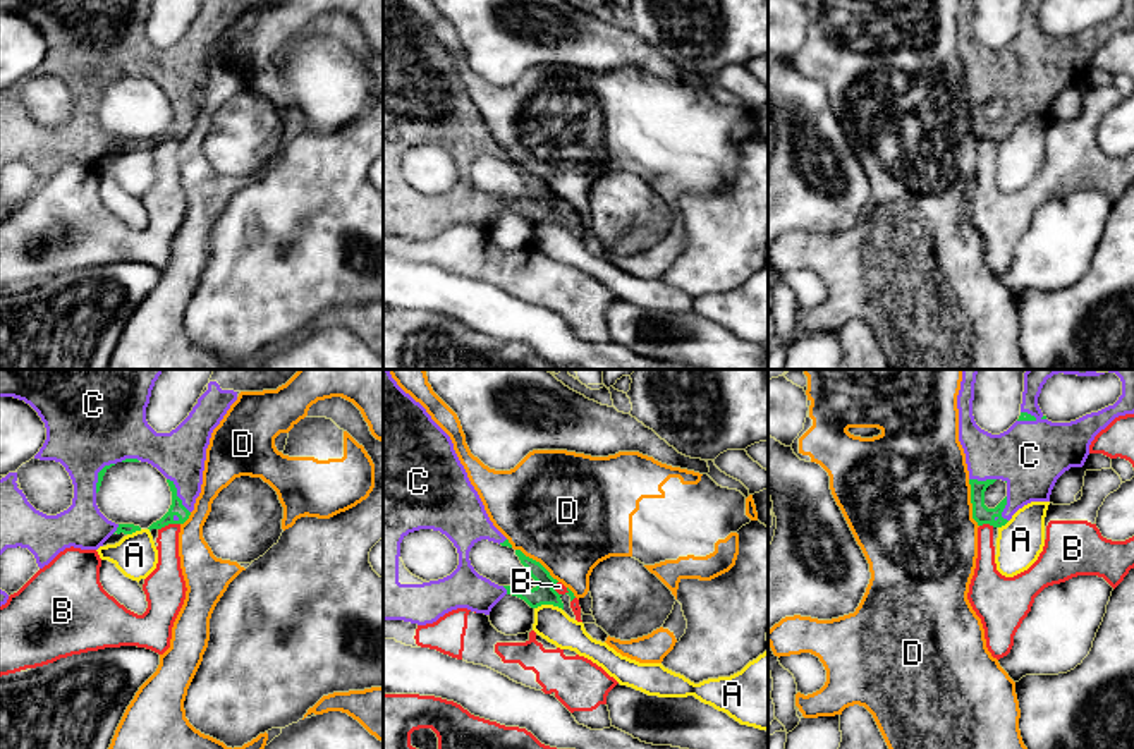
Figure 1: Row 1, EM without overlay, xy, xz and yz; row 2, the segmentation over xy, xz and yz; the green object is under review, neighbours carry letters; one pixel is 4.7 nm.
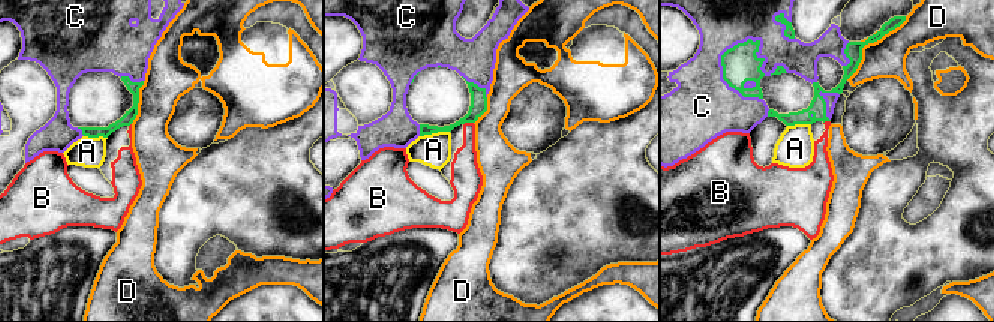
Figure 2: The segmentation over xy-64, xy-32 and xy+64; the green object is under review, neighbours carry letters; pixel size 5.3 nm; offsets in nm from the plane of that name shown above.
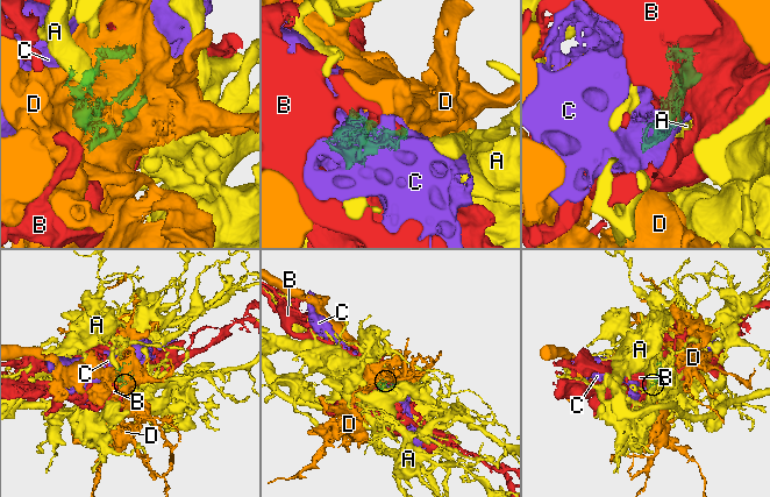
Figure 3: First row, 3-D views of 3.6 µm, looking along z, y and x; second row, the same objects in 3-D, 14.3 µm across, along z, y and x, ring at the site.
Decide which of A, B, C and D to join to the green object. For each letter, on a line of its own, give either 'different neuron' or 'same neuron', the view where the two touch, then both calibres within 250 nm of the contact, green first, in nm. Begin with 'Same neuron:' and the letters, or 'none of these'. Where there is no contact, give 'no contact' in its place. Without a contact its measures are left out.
Same neuron: C
A: different neuron; contact in xz; calibres 100 and 160 nm
B: different neuron; contact in xy; calibres 70 and 140 nm
C: same neuron; contact in xy; calibres 70 and 240 nm
D: different neuron; contact in yz; calibres 90 and 500 nm

